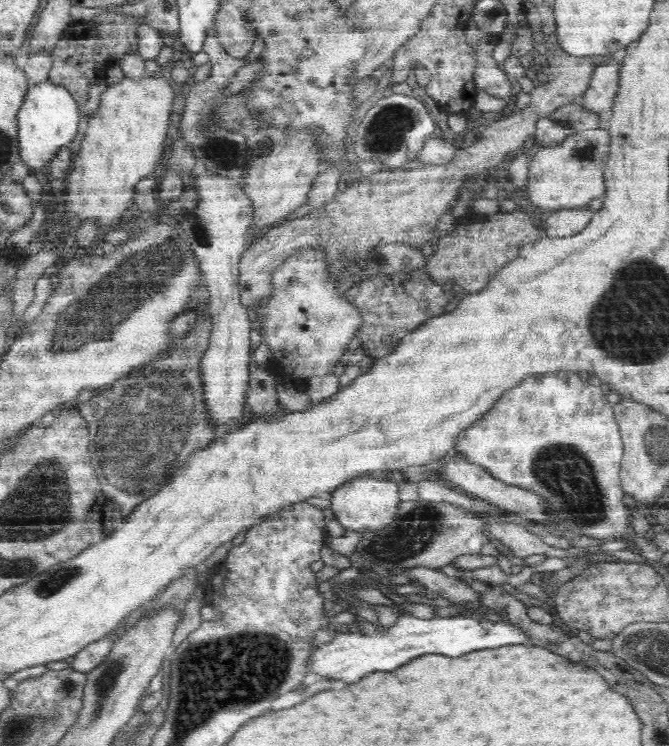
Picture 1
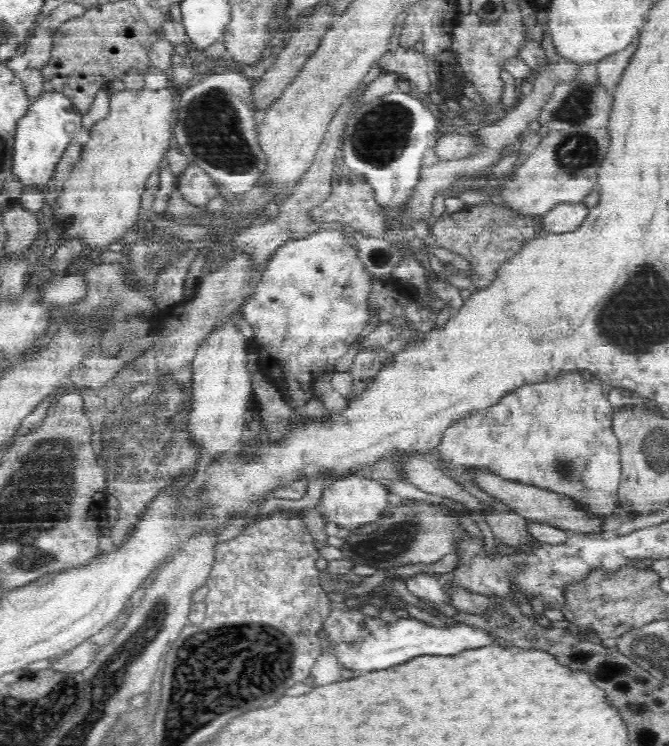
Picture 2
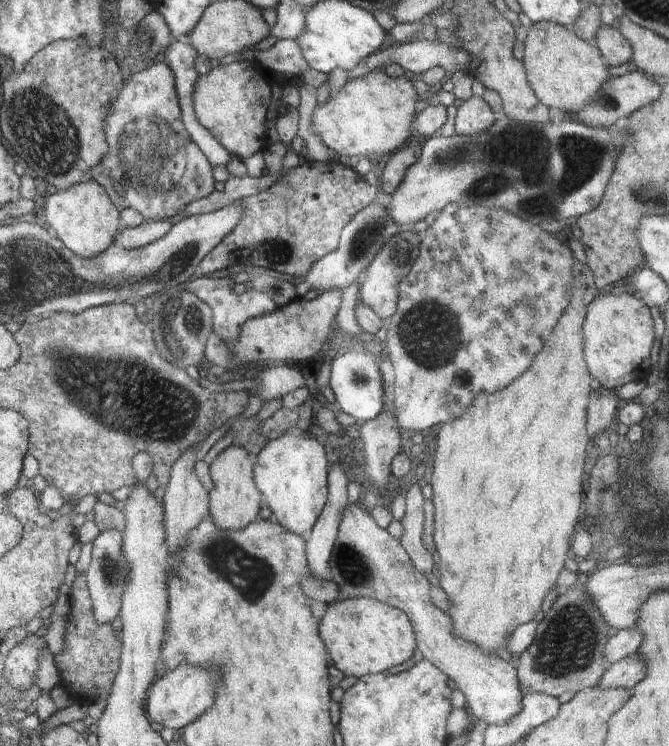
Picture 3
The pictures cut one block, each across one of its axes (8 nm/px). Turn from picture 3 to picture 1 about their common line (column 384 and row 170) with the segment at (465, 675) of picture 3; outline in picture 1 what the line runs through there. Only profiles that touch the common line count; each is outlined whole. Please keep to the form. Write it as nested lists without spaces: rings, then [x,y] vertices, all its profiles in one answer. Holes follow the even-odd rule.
[[[606,126],[570,134],[556,146],[546,146],[531,160],[528,196],[538,210],[583,208],[595,198],[604,197],[603,168],[609,154],[609,131]]]

